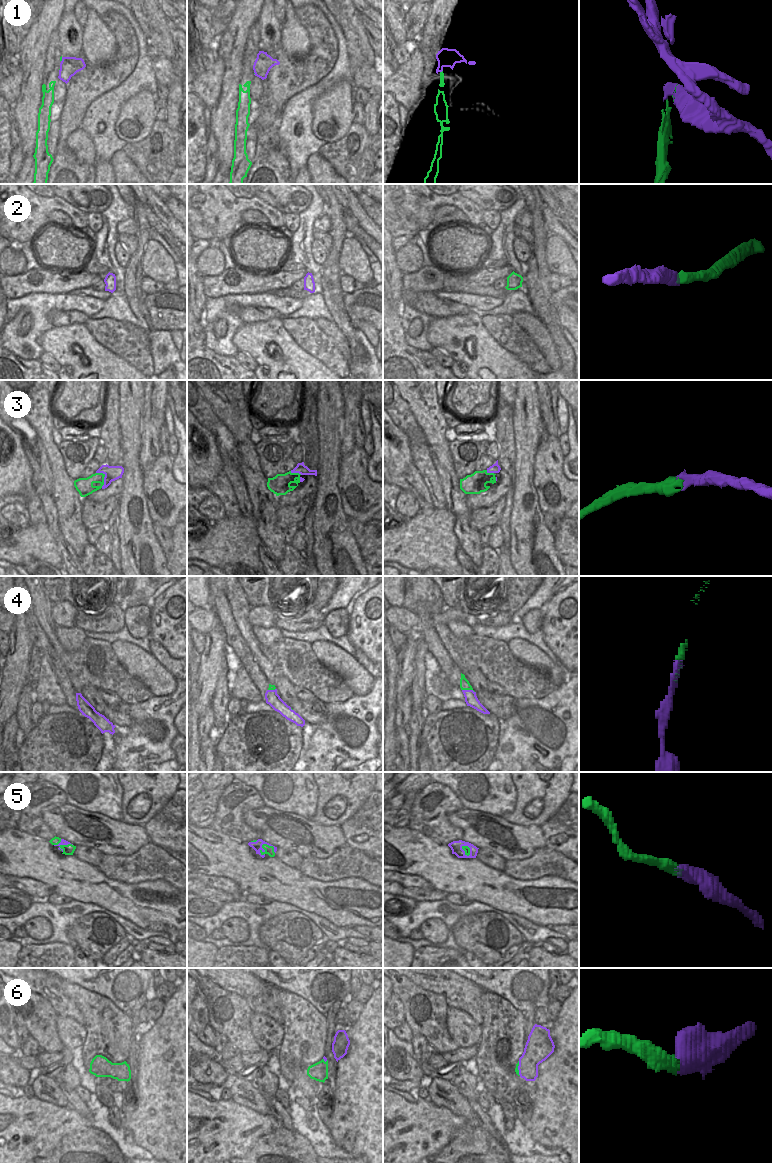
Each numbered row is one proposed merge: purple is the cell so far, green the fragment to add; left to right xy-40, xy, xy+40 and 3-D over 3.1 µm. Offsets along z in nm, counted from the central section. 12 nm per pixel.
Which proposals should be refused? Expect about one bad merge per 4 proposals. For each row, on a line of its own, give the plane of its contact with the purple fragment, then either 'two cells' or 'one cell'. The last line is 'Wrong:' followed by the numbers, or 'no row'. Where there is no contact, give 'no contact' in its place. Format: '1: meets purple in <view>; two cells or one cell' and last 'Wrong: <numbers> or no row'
1: meets purple in xy+40; two cells
2: no contact; one cell
3: meets purple in xy-40; one cell
4: meets purple in xy+40; one cell
5: meets purple in xy; one cell
6: meets purple in xy+40; one cell
Wrong: 1

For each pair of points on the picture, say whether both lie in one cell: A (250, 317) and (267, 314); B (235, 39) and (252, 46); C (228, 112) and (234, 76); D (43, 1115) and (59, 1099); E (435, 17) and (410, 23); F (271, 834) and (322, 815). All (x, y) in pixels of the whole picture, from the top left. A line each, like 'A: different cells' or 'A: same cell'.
A: same cell
B: different cells
C: same cell
D: different cells
E: different cells
F: different cells

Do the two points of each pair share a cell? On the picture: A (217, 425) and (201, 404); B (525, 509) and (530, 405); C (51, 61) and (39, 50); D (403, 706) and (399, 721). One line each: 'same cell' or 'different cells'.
A: same cell
B: same cell
C: different cells
D: same cell

